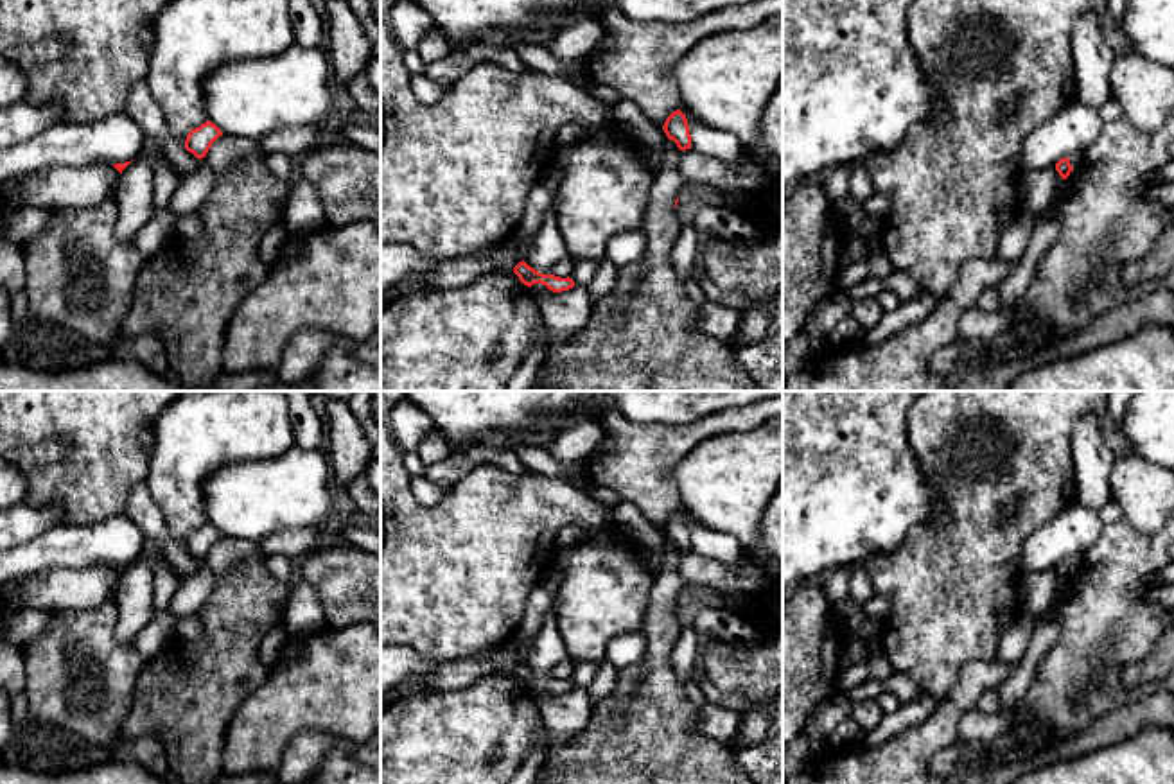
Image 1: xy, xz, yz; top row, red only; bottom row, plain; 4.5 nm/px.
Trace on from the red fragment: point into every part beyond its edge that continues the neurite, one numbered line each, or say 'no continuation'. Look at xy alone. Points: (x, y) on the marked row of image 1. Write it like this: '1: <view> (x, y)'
no continuation

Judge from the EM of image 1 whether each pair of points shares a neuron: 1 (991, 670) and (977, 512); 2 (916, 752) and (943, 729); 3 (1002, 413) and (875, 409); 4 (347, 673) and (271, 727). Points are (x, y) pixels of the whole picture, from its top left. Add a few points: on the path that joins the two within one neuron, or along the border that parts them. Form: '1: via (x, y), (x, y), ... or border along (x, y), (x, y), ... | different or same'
1: border along (993, 659), (970, 661), (955, 682) | different
2: via (923, 745), (936, 732) | same
3: border along (909, 409), (907, 442), (914, 452) | different
4: via (329, 680), (313, 686), (289, 709) | same

